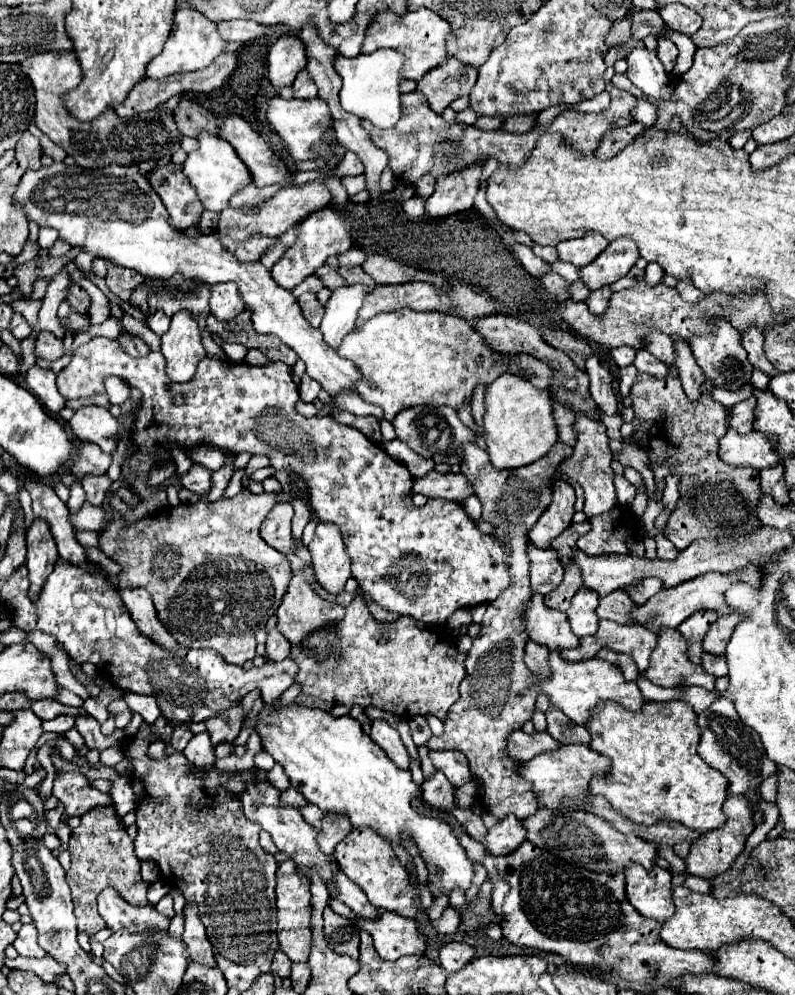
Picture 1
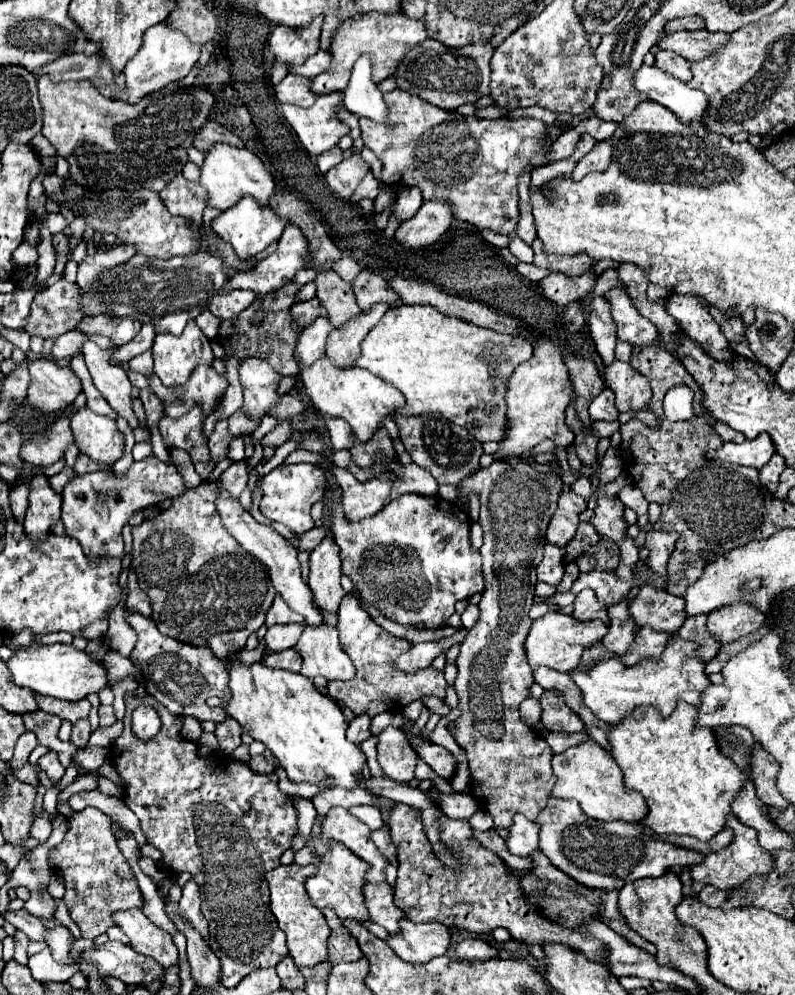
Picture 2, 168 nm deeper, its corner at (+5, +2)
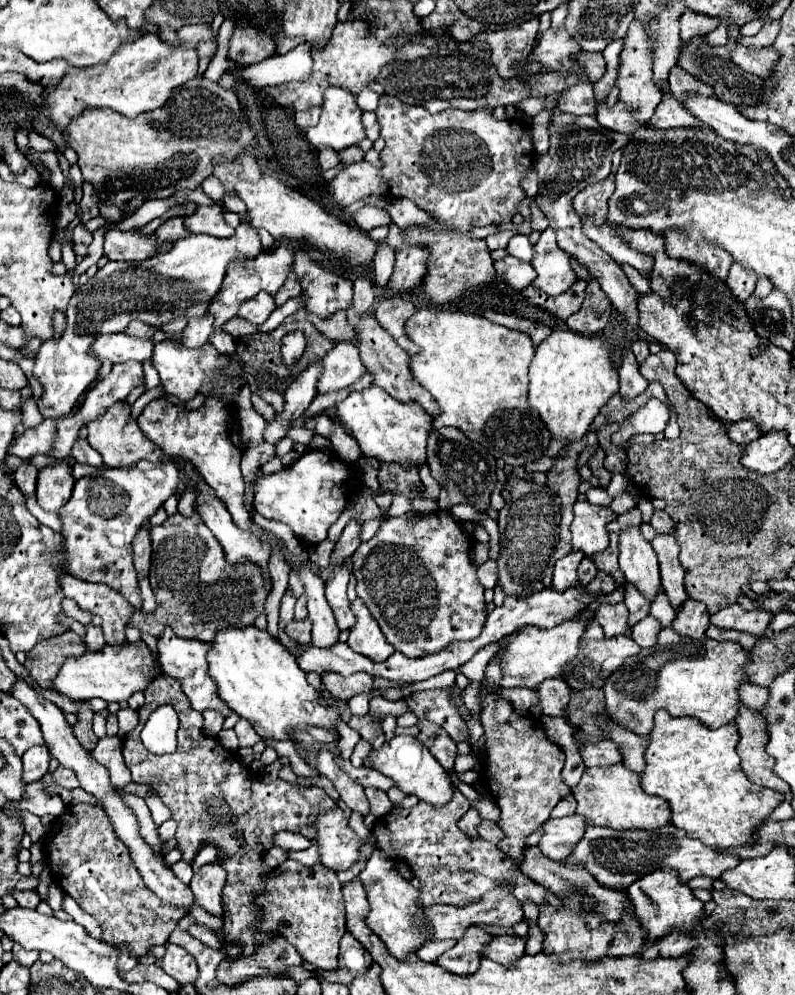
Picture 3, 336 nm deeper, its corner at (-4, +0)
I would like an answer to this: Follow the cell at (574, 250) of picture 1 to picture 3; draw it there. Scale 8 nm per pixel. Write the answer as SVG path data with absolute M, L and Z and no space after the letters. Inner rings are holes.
M550 228L542 232L534 252L536 256L532 258L532 266L538 274L538 278L532 282L534 286L546 290L550 296L556 296L578 280L574 268L570 266L570 256L556 244L556 234Z

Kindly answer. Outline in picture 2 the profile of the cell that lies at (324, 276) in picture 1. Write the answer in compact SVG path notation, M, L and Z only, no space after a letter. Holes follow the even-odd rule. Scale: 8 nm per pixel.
M333 270L319 272L315 278L317 298L329 312L329 320L333 320L333 328L341 328L341 324L349 322L361 308L355 304L355 294L349 284L345 284Z

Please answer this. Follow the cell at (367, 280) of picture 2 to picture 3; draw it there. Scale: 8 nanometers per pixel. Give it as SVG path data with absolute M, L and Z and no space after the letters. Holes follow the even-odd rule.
M384 298L374 308L374 316L382 324L382 328L390 336L394 336L398 346L402 346L406 352L414 350L414 344L410 344L410 340L404 334L404 324L414 314L414 310L416 310L416 306L406 298Z

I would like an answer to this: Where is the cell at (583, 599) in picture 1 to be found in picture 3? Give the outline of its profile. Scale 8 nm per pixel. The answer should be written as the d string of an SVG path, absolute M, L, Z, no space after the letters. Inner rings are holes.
M600 604L594 612L594 620L602 626L604 636L618 636L626 632L626 620L628 620L628 610L626 604Z

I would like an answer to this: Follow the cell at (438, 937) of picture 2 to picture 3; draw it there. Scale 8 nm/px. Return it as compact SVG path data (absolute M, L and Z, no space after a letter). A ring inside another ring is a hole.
M470 926L464 936L448 950L444 952L440 958L436 958L436 966L454 972L454 974L472 974L478 968L480 962L480 952L482 946L490 940L492 936L478 928L478 926Z

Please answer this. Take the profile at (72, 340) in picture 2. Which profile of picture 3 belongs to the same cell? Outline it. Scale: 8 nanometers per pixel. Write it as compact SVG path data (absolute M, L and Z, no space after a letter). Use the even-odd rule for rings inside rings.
M100 334L90 346L90 356L100 362L110 360L112 364L128 360L144 362L152 358L152 348L154 348L152 338L142 340L130 338L126 334Z

